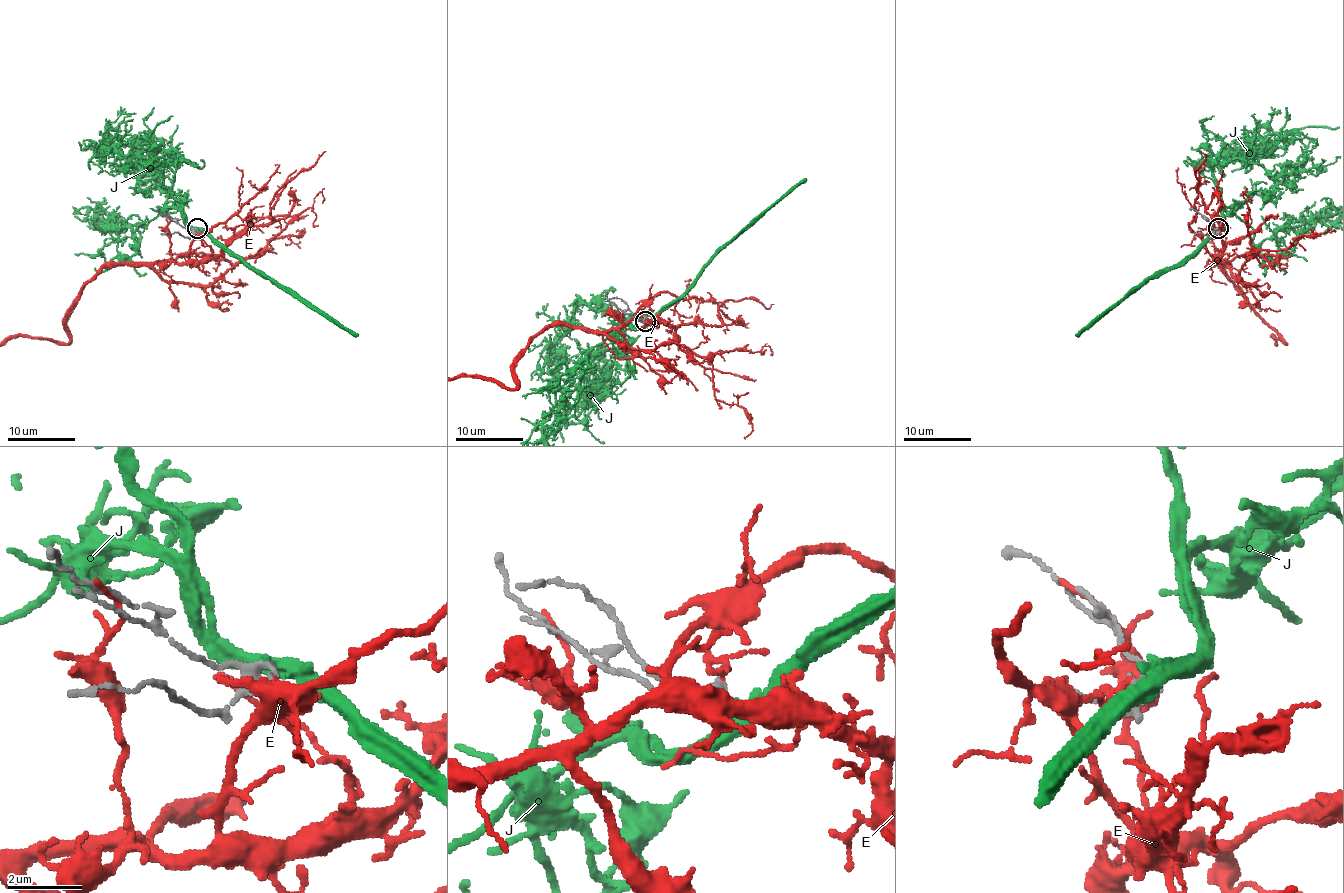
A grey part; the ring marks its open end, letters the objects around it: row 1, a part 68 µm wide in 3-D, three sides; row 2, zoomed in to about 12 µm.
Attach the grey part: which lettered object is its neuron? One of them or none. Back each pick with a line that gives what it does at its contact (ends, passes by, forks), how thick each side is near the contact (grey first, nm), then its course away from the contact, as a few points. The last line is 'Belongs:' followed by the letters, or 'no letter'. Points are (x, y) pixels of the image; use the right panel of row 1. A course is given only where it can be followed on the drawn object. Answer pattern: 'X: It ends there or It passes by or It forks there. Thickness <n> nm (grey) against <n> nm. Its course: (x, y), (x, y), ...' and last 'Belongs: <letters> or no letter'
Belongs: no letter

